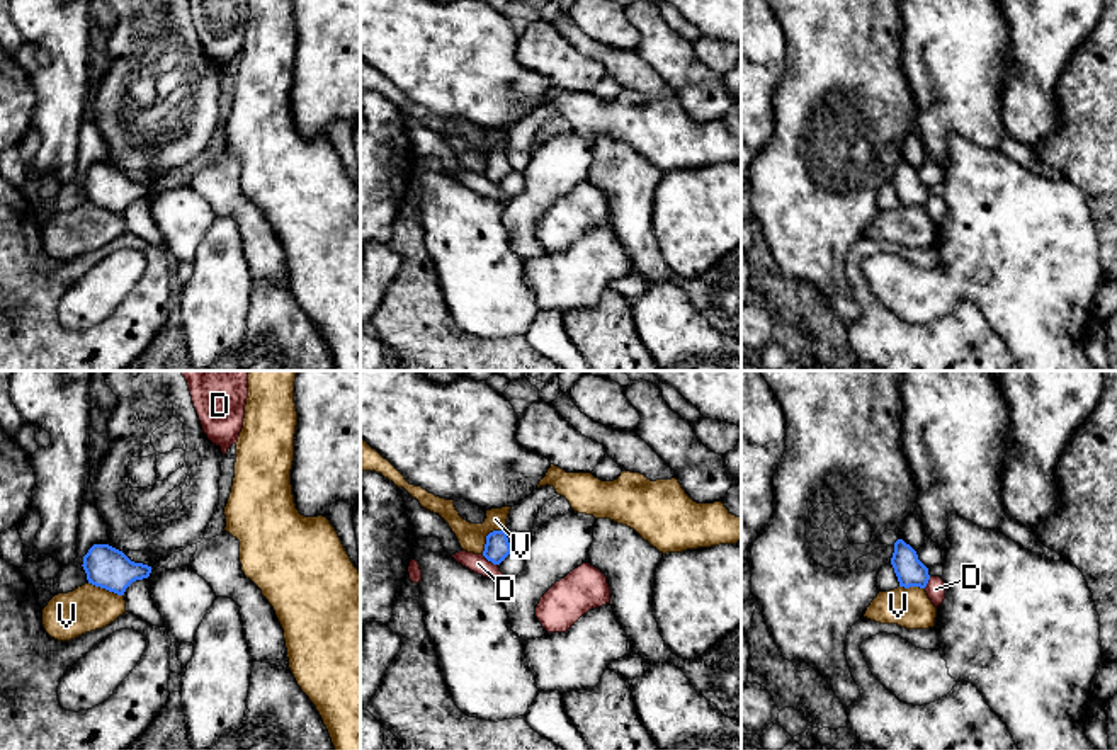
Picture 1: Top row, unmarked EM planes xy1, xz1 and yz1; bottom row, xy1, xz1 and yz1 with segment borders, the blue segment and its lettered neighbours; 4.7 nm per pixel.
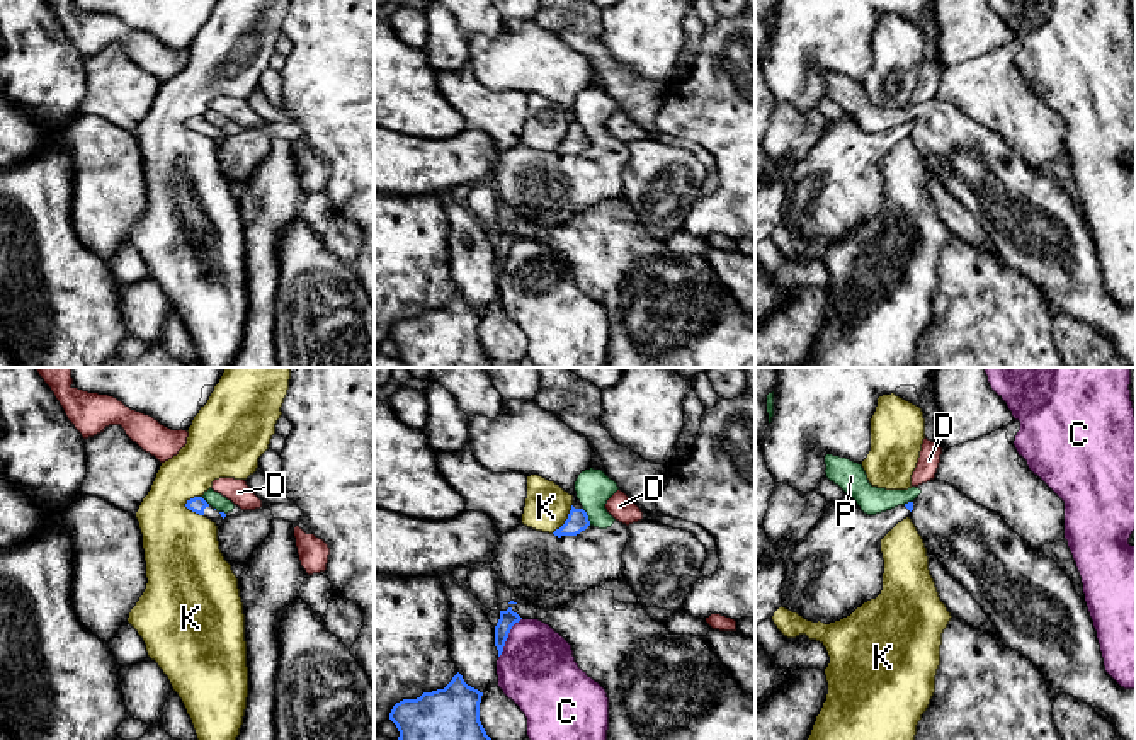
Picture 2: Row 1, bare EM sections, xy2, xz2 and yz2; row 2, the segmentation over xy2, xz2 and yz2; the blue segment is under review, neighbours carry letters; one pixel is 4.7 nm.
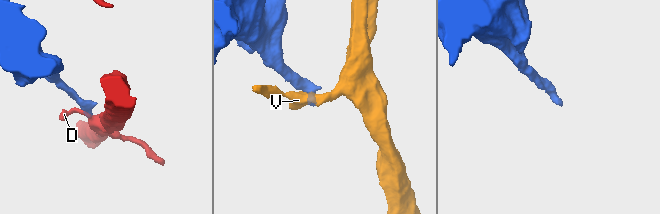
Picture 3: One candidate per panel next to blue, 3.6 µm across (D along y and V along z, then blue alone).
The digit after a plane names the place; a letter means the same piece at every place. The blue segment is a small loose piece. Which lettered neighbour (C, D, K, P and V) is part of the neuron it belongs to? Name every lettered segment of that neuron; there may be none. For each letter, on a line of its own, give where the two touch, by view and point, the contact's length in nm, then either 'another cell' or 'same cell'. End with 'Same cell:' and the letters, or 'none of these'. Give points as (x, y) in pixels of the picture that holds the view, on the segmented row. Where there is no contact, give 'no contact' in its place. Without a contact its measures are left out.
C: contact xz2 (507, 637); length 220 nm; another cell
D: contact xz1 (490, 560); length 90 nm; another cell
K: contact xy2 (191, 509); length 120 nm; another cell
P: contact xz2 (587, 518); length 90 nm; another cell
V: contact xz1 (487, 536); length 170 nm; another cell
Same cell: none of these

